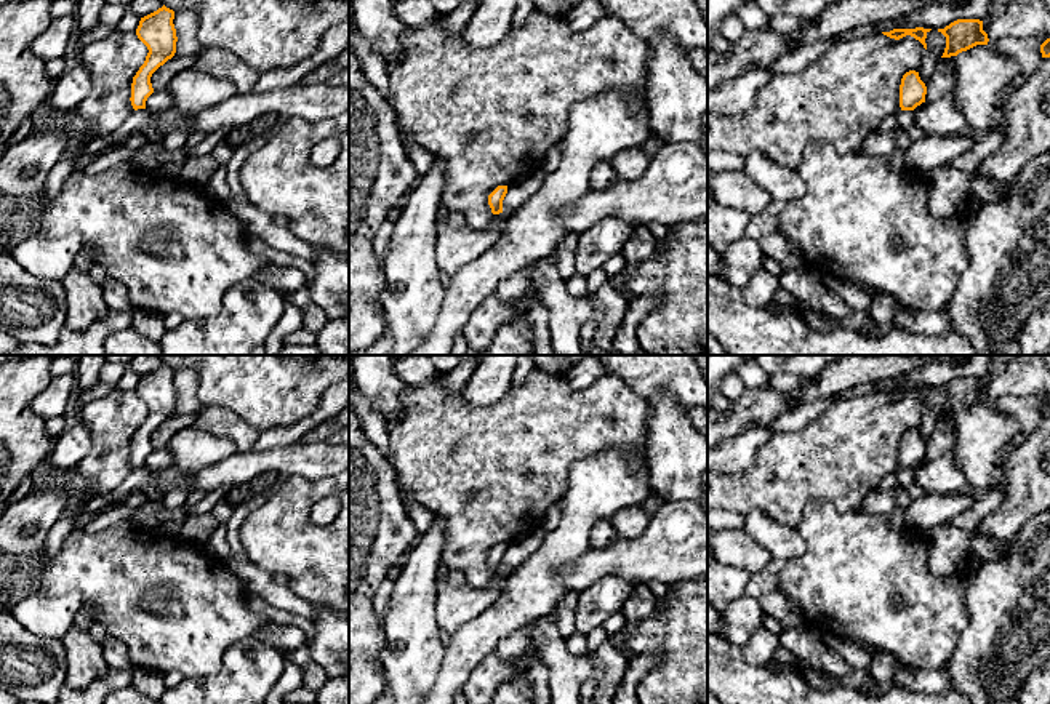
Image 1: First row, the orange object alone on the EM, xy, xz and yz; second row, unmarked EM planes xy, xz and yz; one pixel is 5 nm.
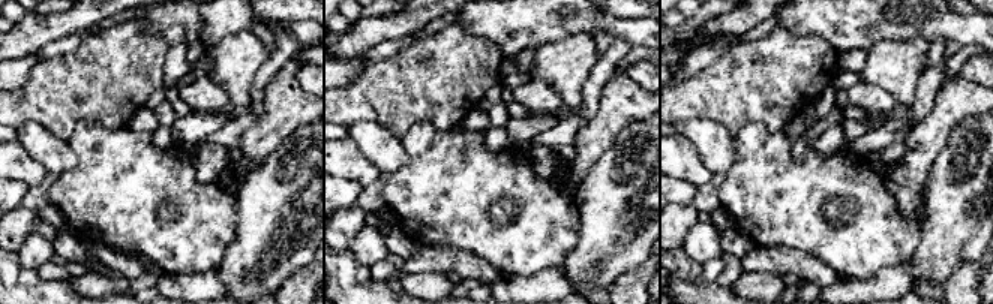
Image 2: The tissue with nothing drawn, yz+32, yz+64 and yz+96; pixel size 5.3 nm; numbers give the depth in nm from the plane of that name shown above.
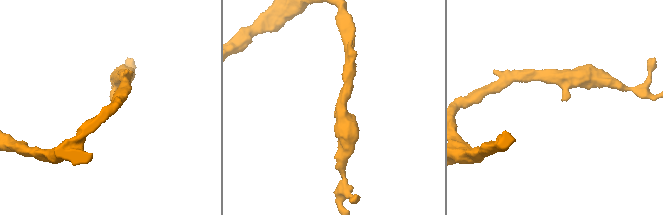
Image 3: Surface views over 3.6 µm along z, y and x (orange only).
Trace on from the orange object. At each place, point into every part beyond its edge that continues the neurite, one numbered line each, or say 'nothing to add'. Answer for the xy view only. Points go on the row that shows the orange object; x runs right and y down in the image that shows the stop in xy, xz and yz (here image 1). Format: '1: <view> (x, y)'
nothing to add

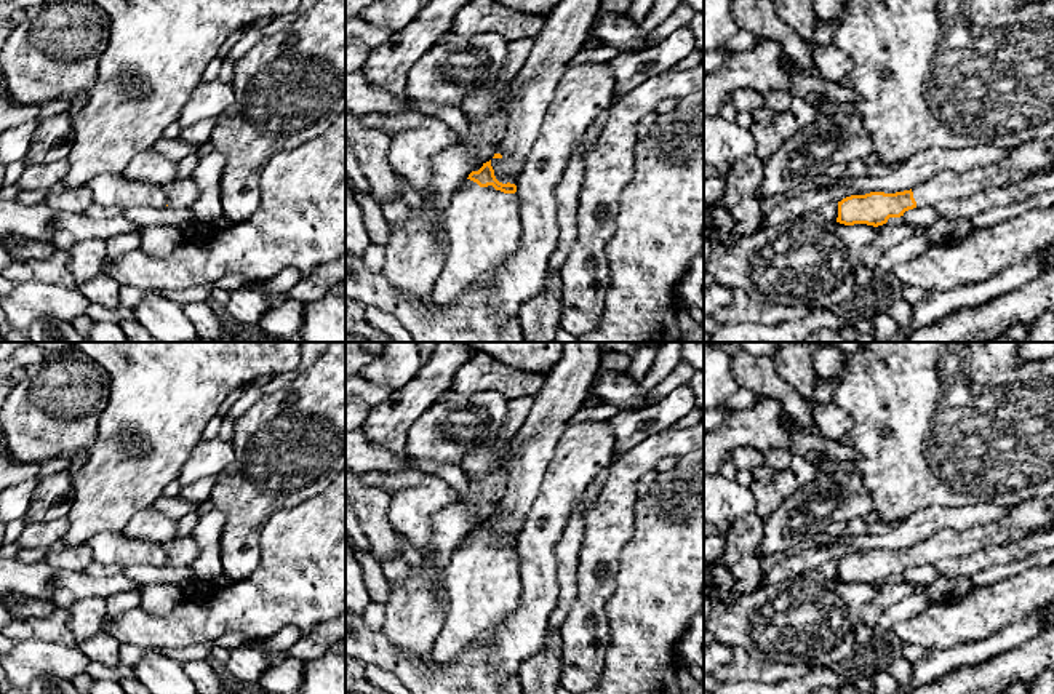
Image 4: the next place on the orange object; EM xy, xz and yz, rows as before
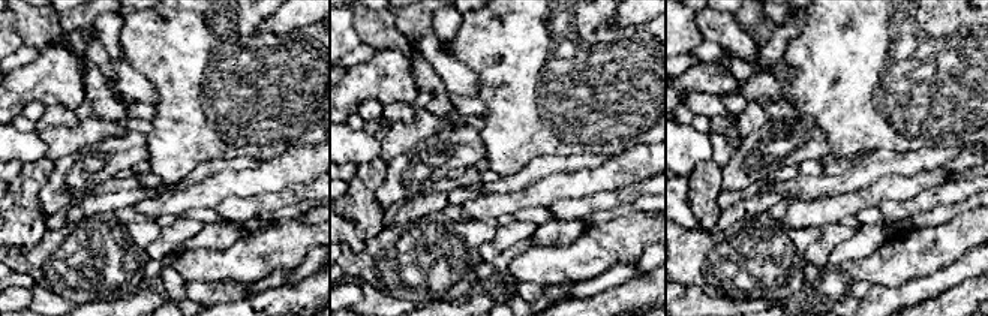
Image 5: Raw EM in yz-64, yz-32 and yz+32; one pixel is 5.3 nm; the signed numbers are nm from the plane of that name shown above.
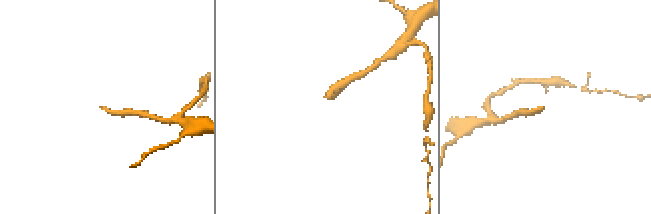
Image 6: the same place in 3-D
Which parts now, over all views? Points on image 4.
1: xz (480, 226)

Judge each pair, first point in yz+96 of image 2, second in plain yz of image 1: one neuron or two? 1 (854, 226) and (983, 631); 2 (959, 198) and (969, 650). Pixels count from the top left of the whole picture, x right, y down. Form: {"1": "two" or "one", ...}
{"1": "two", "2": "one"}

